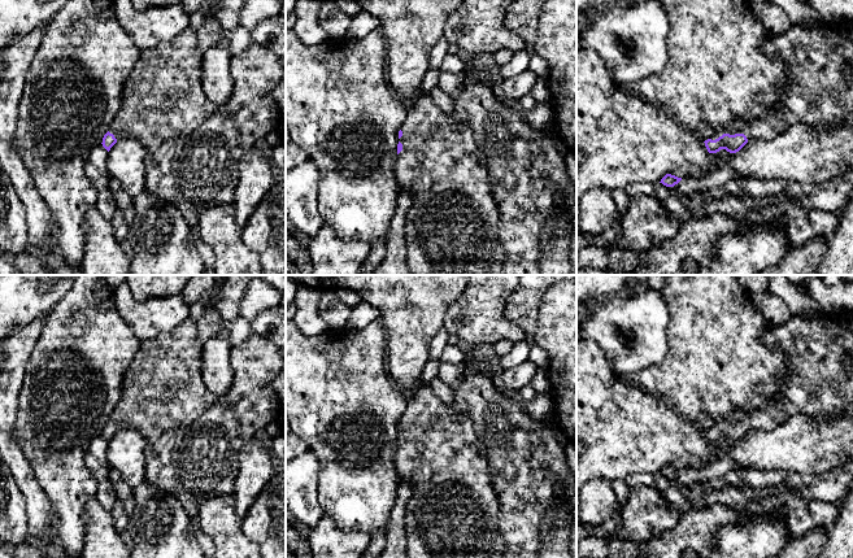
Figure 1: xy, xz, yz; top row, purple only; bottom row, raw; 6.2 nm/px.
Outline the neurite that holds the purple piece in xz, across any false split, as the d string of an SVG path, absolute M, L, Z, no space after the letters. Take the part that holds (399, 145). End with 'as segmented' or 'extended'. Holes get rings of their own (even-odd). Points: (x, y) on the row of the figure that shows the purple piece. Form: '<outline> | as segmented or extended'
M427 92L408 105L399 131L395 176L412 195L405 219L412 275L504 275L506 257L497 236L499 208L484 154L471 130L443 112Z | extended

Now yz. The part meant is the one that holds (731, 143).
M853 23L792 25L785 34L771 36L763 44L763 52L785 64L788 83L780 108L752 122L735 119L717 130L704 141L709 153L721 149L736 153L749 140L771 140L793 125L831 130L841 122L853 123Z | extended

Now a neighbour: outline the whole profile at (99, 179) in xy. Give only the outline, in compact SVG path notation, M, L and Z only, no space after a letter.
M87 162L84 166L87 178L92 183L93 188L99 192L96 200L96 208L99 213L106 219L113 222L113 217L118 213L114 195L108 188L108 183L112 176L108 173L100 171L93 164Z

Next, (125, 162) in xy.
M134 139L117 140L108 153L108 174L117 179L122 191L131 197L144 191L147 154L145 147Z

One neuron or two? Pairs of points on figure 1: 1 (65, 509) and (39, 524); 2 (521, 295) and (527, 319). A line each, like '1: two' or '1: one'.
1: two
2: one

